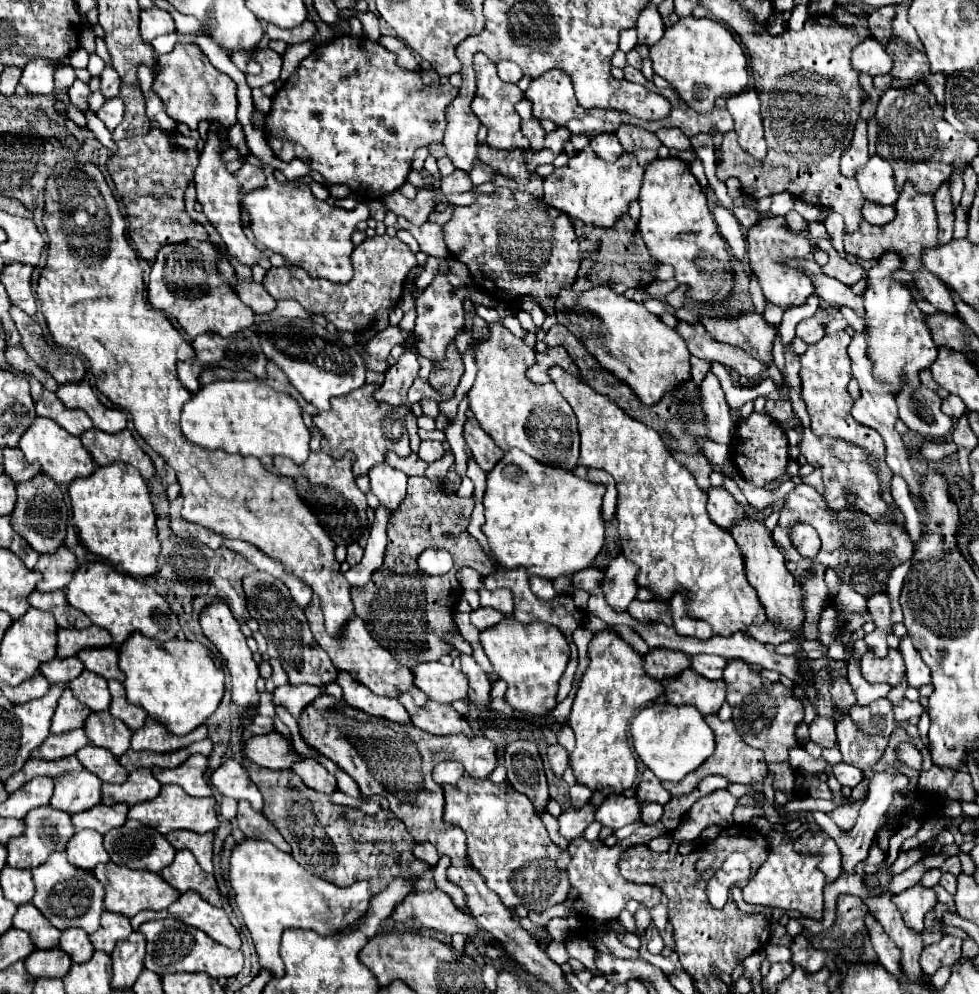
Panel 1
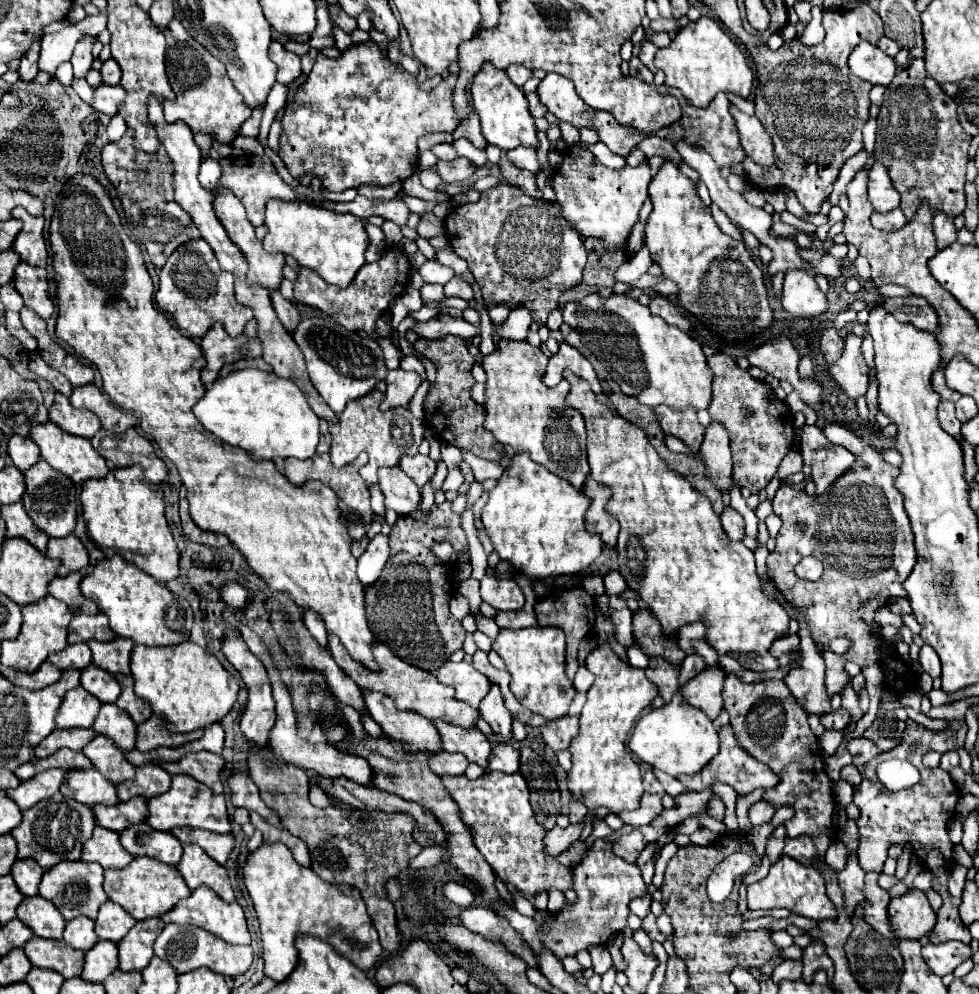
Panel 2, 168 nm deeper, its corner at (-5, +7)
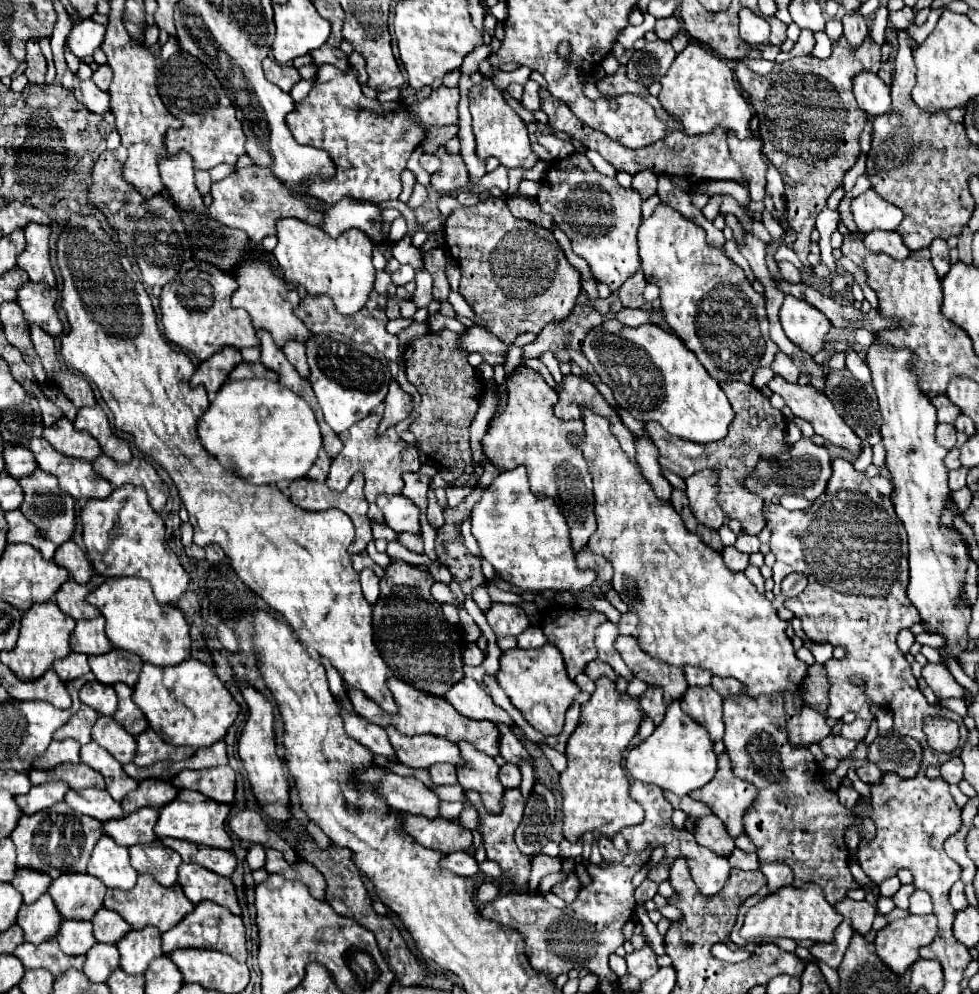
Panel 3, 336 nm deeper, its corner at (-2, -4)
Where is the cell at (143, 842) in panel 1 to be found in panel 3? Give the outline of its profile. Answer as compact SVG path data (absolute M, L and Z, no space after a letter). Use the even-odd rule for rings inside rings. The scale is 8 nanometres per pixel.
M153 841L131 847L131 865L137 873L147 873L163 887L171 887L177 881L177 867L181 865L181 857L175 851L163 847L163 843Z

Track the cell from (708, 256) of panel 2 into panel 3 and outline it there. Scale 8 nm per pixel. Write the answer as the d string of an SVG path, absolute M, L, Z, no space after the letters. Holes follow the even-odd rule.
M661 203L655 213L641 223L637 243L639 257L643 263L643 275L661 291L659 301L665 323L697 355L697 359L703 363L703 367L713 379L751 383L753 373L759 367L769 367L773 363L773 357L779 347L769 337L765 297L749 285L741 267L737 267L723 251L707 245L705 231L699 225L695 225L691 219L685 219L669 205Z

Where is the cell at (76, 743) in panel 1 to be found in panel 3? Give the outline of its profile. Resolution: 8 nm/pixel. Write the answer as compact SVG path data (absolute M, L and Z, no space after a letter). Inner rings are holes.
M65 739L65 741L53 741L47 751L35 759L33 763L33 769L51 769L55 765L61 765L61 763L79 763L81 757L79 757L79 743L75 743L73 739Z

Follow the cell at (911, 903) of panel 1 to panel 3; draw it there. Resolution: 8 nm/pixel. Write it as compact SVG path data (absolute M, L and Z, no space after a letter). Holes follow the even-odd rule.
M911 915L889 923L877 933L875 953L895 973L905 971L919 959L919 949L937 935L935 915Z

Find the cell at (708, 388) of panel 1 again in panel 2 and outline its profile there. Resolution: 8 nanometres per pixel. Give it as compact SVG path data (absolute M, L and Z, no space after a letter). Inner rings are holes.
M710 422L704 432L704 442L700 446L706 462L706 472L714 480L716 488L730 490L732 476L732 456L730 456L730 438L726 428L718 422Z

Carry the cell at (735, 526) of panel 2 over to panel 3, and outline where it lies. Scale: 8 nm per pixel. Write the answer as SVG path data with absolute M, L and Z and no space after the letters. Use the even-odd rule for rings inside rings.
M725 547L723 549L723 561L731 571L745 571L749 565L749 555L737 551L735 547Z

